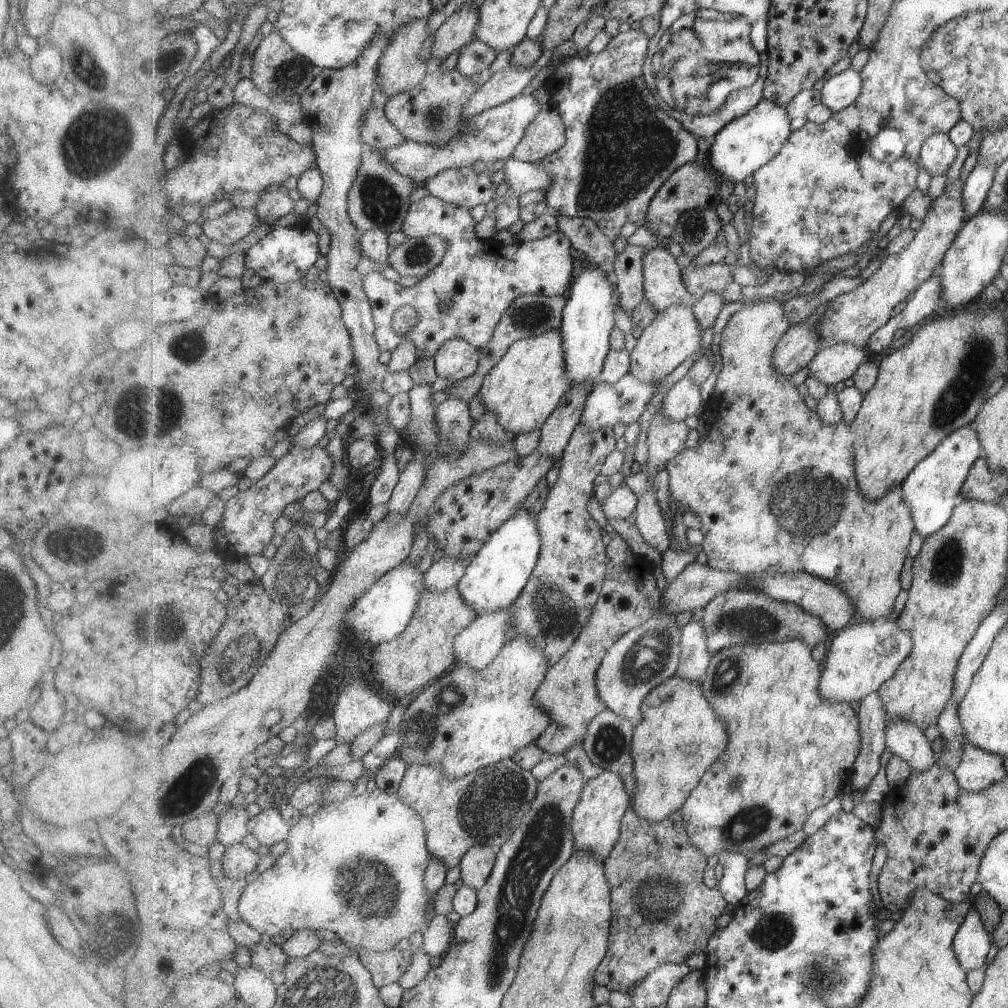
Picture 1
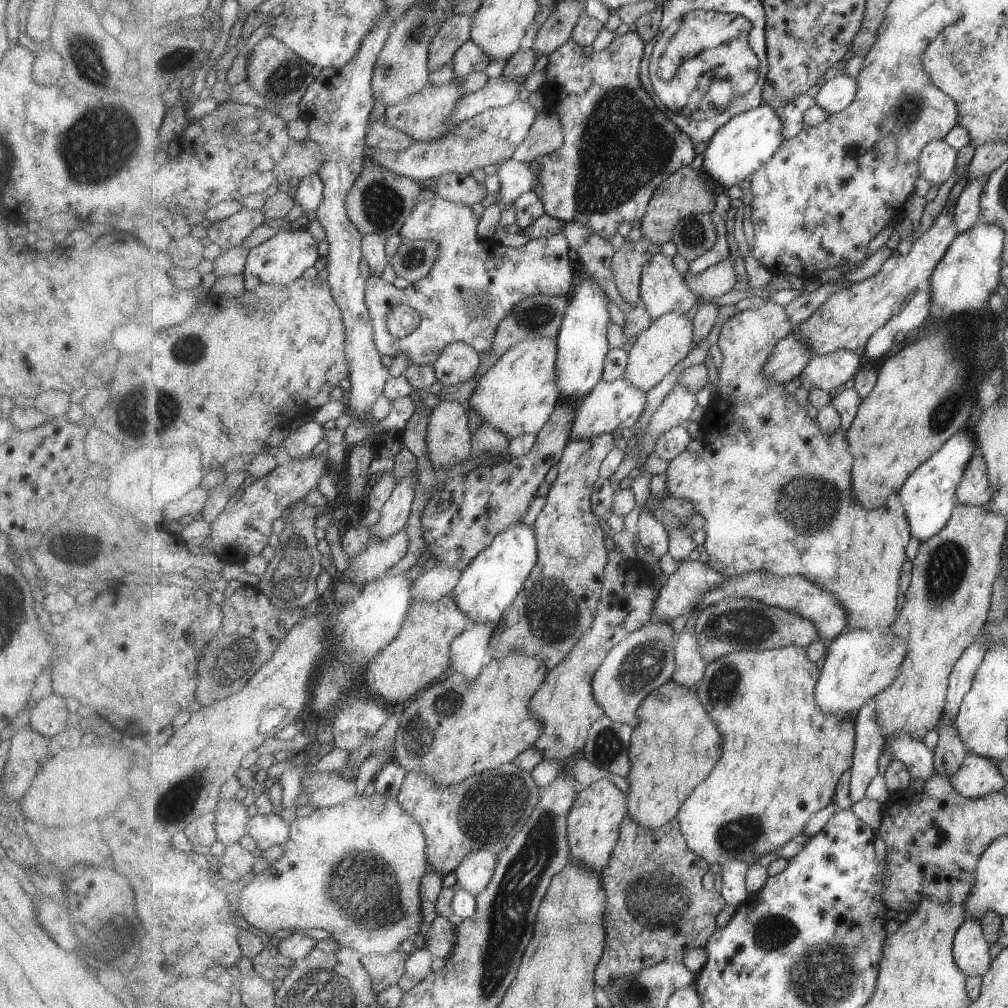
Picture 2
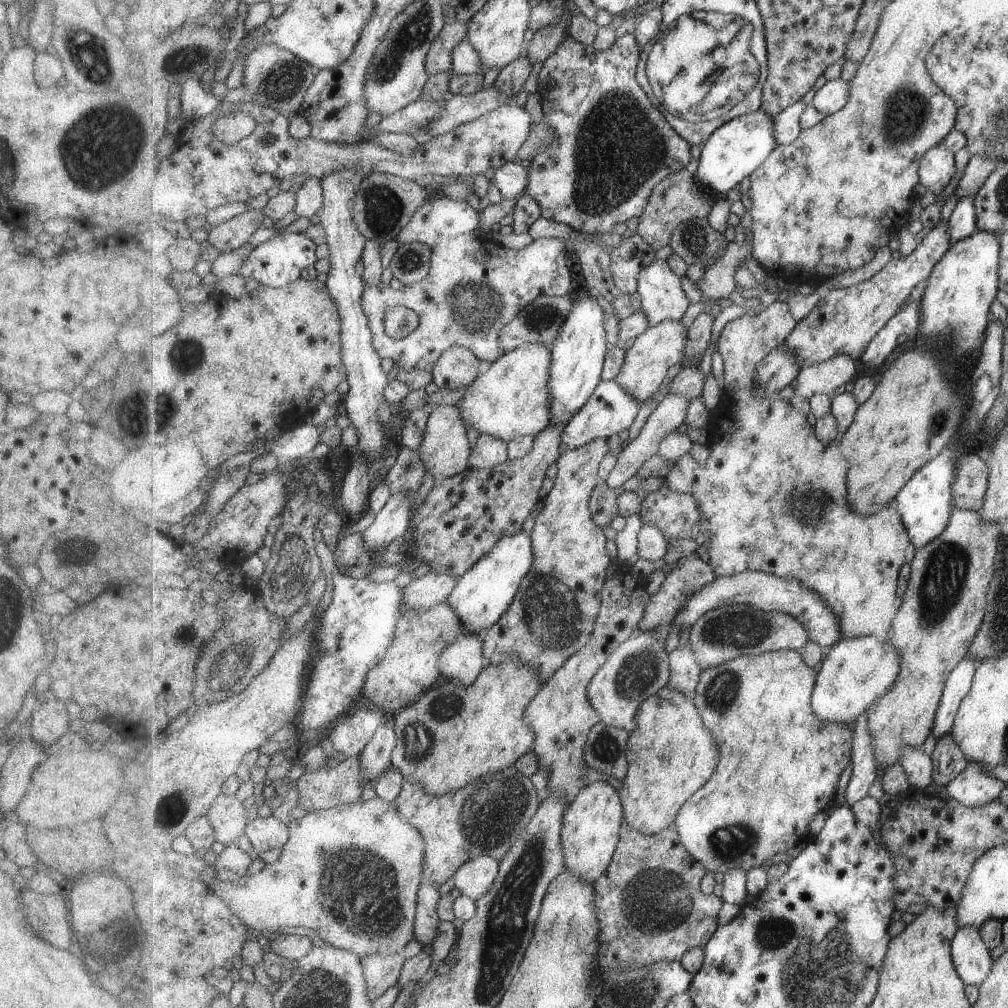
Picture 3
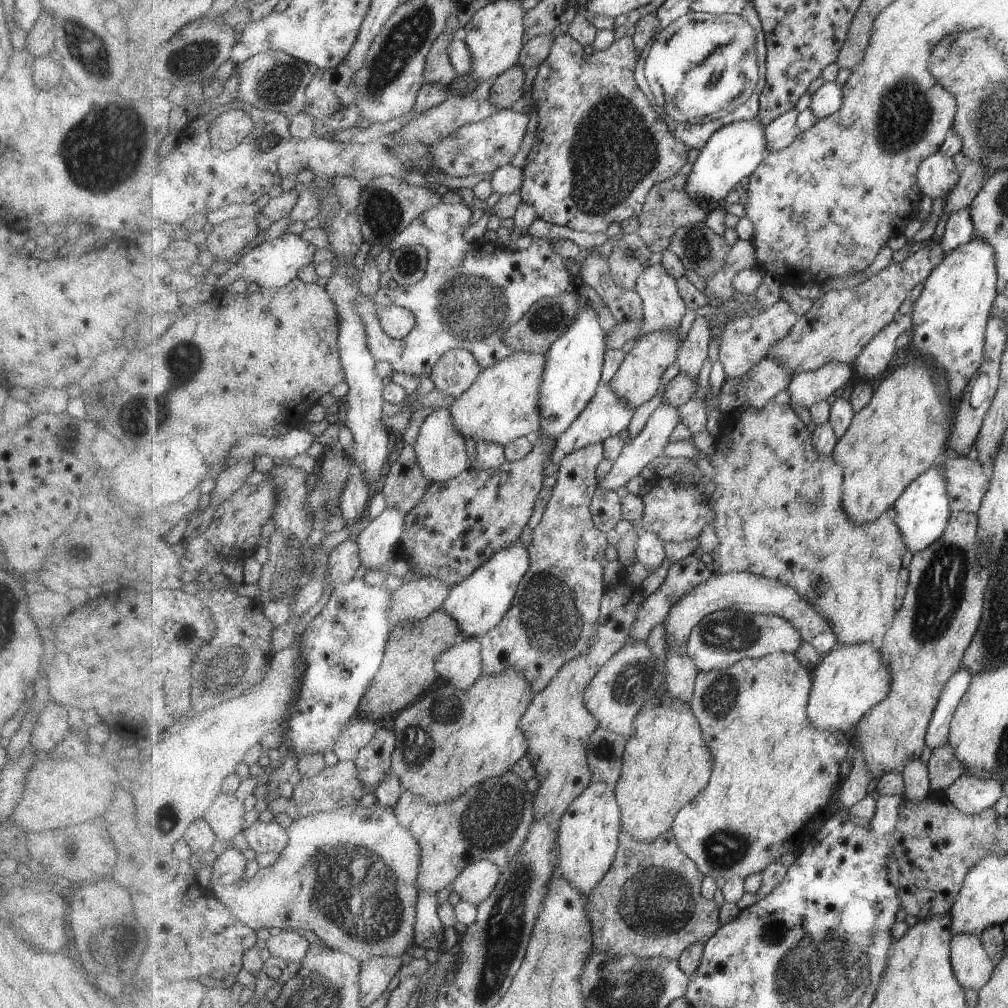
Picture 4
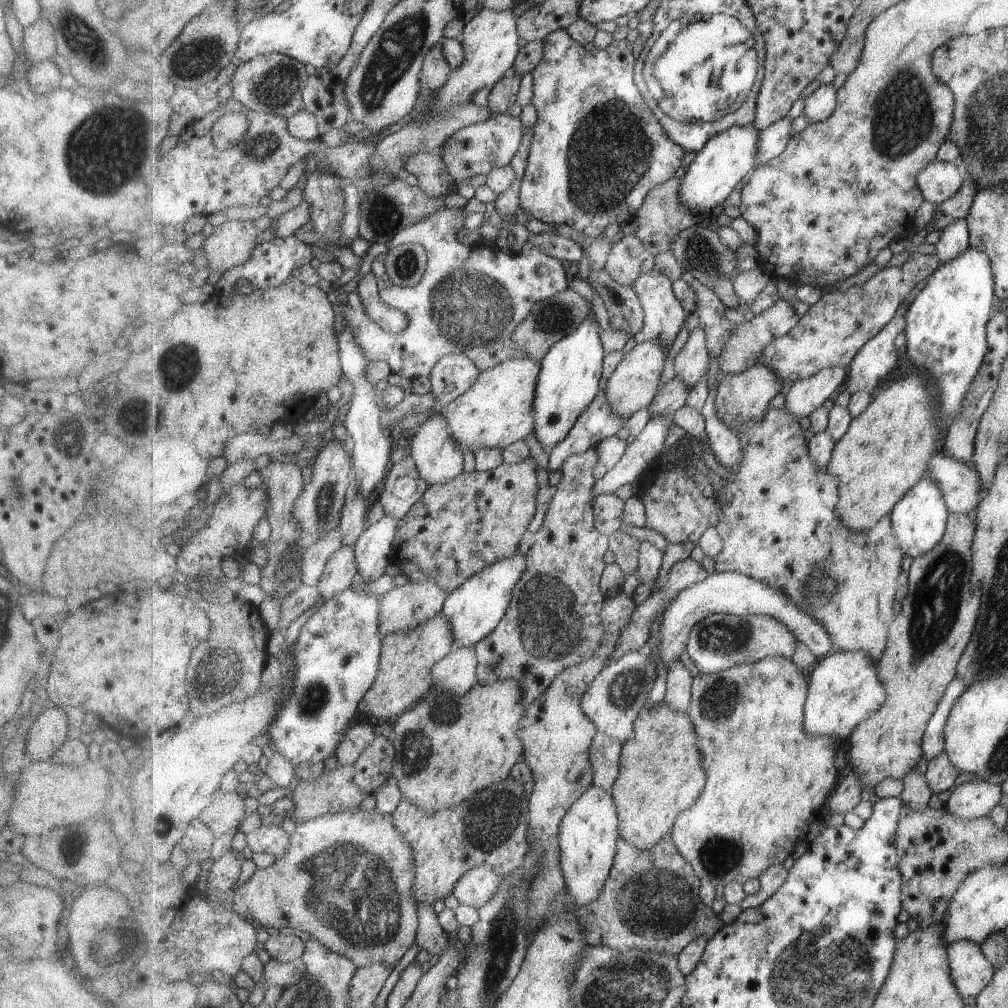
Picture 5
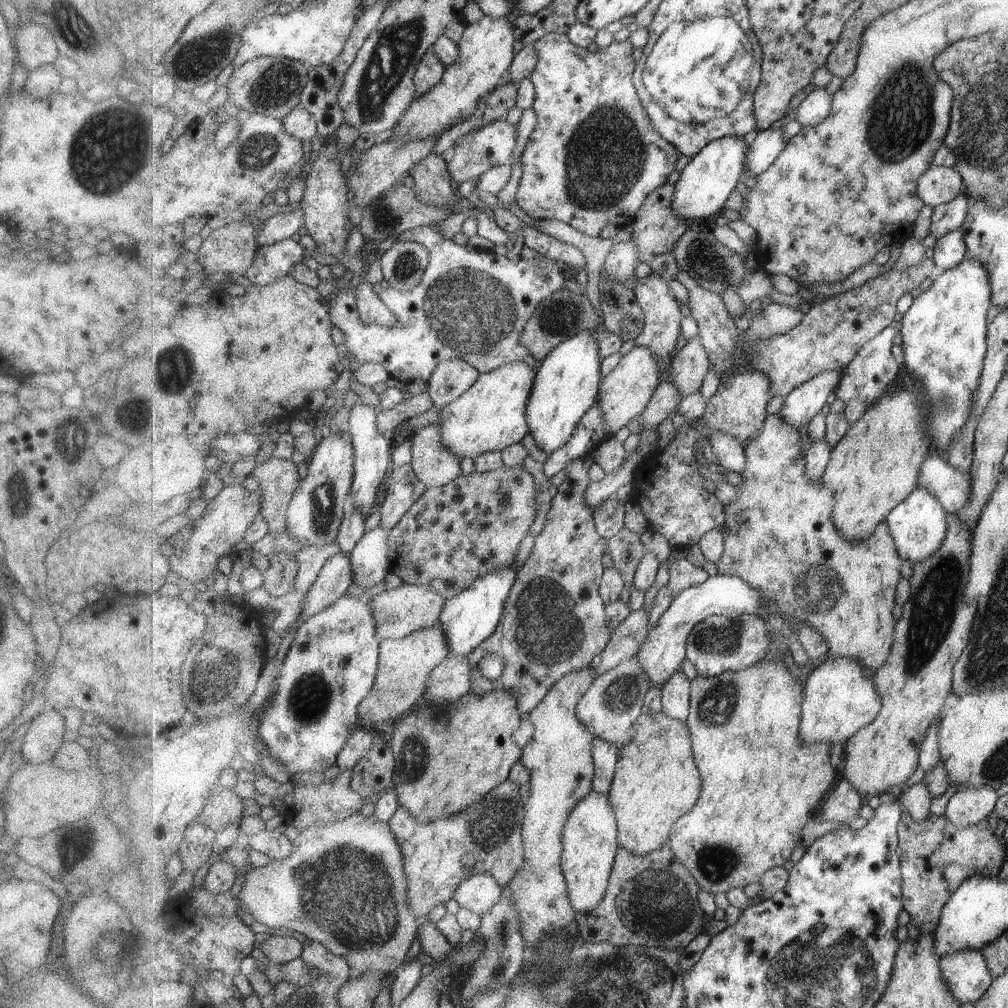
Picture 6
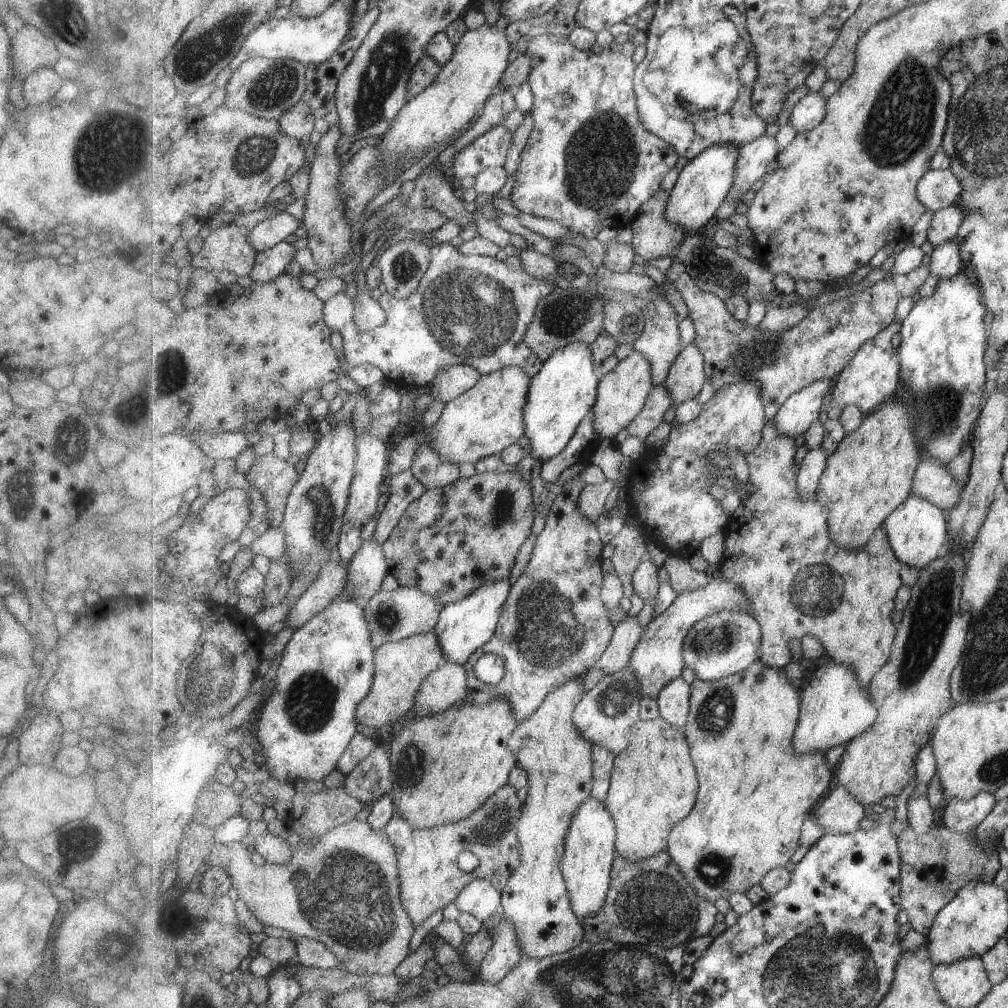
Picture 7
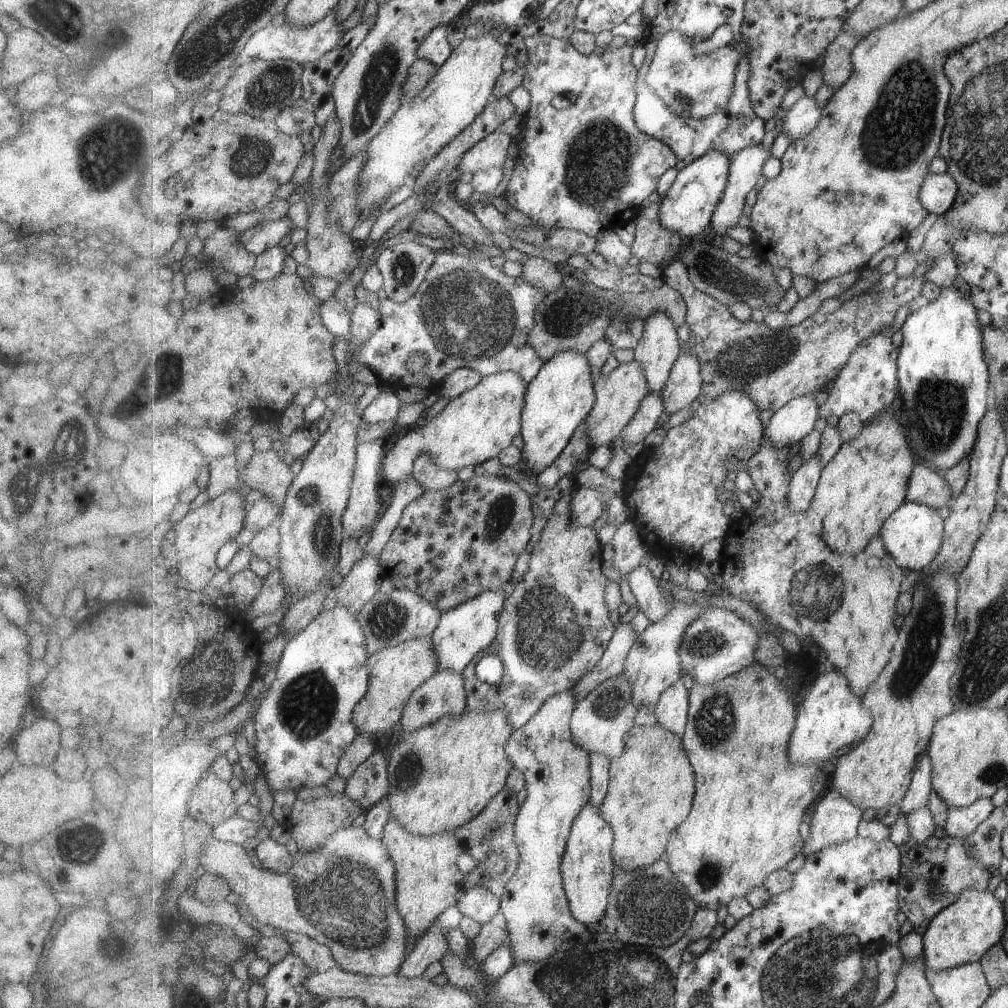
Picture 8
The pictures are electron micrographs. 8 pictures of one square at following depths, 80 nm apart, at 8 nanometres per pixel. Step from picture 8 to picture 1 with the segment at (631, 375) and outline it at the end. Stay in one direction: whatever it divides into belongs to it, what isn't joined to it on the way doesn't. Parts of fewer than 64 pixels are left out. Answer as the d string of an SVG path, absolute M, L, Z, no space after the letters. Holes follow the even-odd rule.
M673 305L660 312L648 327L642 329L637 346L632 350L631 372L643 382L659 383L671 374L685 358L701 350L703 329L691 307Z

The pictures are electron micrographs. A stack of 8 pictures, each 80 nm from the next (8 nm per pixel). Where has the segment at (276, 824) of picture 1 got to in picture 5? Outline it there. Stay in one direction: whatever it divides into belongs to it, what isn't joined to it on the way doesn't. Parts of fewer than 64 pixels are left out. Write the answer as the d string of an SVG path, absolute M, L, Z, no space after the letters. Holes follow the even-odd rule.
M261 826L247 834L247 845L252 852L266 852L277 858L283 857L290 844L290 834L278 826Z

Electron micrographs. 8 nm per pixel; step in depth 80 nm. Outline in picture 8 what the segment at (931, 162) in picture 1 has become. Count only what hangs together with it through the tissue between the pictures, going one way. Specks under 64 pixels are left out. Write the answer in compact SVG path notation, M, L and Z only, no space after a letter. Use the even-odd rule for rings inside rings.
M930 173L920 190L920 201L930 213L940 217L950 211L957 198L959 187L949 174Z

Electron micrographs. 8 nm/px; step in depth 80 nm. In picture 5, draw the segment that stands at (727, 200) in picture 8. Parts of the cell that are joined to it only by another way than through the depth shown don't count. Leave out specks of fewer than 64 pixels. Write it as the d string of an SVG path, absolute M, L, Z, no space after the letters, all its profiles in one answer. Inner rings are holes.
M785 117L765 130L760 131L759 151L757 151L756 166L760 167L771 159L777 158L793 138L793 120Z

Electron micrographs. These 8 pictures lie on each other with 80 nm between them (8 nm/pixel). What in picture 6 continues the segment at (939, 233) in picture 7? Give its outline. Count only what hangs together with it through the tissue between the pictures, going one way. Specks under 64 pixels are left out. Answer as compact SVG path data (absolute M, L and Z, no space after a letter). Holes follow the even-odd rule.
M960 194L955 200L935 207L930 231L939 240L954 230L961 229L971 205L976 200L967 194Z

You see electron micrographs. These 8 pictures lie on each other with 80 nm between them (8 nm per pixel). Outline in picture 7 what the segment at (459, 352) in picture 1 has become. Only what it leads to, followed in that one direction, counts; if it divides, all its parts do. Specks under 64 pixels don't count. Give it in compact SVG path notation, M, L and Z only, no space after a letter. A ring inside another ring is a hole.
M469 365L444 368L430 384L431 395L436 400L441 400L447 404L479 383L481 375L476 368Z

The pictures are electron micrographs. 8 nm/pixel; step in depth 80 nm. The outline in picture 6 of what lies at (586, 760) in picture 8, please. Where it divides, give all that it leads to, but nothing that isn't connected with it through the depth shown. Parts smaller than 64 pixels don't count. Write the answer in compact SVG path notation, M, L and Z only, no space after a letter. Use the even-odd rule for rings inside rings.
M594 666L564 676L536 710L523 717L521 726L513 735L523 750L520 762L530 770L532 777L522 826L525 860L502 894L519 911L521 934L529 953L536 953L553 937L573 945L580 936L577 912L569 898L562 860L564 828L574 808L592 791L596 772L593 758L596 736L577 714L580 700L592 687L596 677Z

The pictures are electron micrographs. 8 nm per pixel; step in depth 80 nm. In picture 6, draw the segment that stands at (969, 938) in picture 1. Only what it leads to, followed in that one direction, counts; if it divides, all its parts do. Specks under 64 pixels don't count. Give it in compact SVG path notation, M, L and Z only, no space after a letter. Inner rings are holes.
M981 951L954 952L941 959L940 967L951 994L962 1005L979 1002L994 981Z

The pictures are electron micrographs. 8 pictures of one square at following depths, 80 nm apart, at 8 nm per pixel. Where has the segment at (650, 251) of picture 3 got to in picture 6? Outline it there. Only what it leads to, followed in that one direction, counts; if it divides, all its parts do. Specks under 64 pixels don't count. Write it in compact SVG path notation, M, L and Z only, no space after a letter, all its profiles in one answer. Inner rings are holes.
M633 241L616 243L604 264L604 274L624 284L635 277L635 268L643 259L638 246Z

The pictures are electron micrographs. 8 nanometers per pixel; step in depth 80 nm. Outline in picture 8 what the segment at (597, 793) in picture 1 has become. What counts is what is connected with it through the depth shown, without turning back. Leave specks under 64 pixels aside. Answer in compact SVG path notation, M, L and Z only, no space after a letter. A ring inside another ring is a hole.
M587 803L573 823L562 860L562 875L572 915L589 926L593 922L600 923L607 914L617 867L612 855L614 840L612 826L601 814L600 808Z

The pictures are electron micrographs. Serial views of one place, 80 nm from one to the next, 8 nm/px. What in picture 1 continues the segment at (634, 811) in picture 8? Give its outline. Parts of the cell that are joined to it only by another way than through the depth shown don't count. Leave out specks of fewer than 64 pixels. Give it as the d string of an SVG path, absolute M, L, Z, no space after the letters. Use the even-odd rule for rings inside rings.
M671 677L649 692L644 700L643 720L638 723L632 738L631 754L634 760L636 793L631 808L640 816L653 823L660 823L684 807L687 799L696 790L717 759L723 755L729 744L727 724L717 714L703 694L702 683L694 683L681 677Z

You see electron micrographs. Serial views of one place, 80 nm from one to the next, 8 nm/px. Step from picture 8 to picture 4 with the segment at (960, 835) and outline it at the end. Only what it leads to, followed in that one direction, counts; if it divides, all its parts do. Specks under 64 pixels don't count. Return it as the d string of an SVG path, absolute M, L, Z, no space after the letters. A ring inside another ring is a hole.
M963 774L945 792L956 807L968 815L978 815L993 808L1004 795L1004 785L993 779L979 779Z

